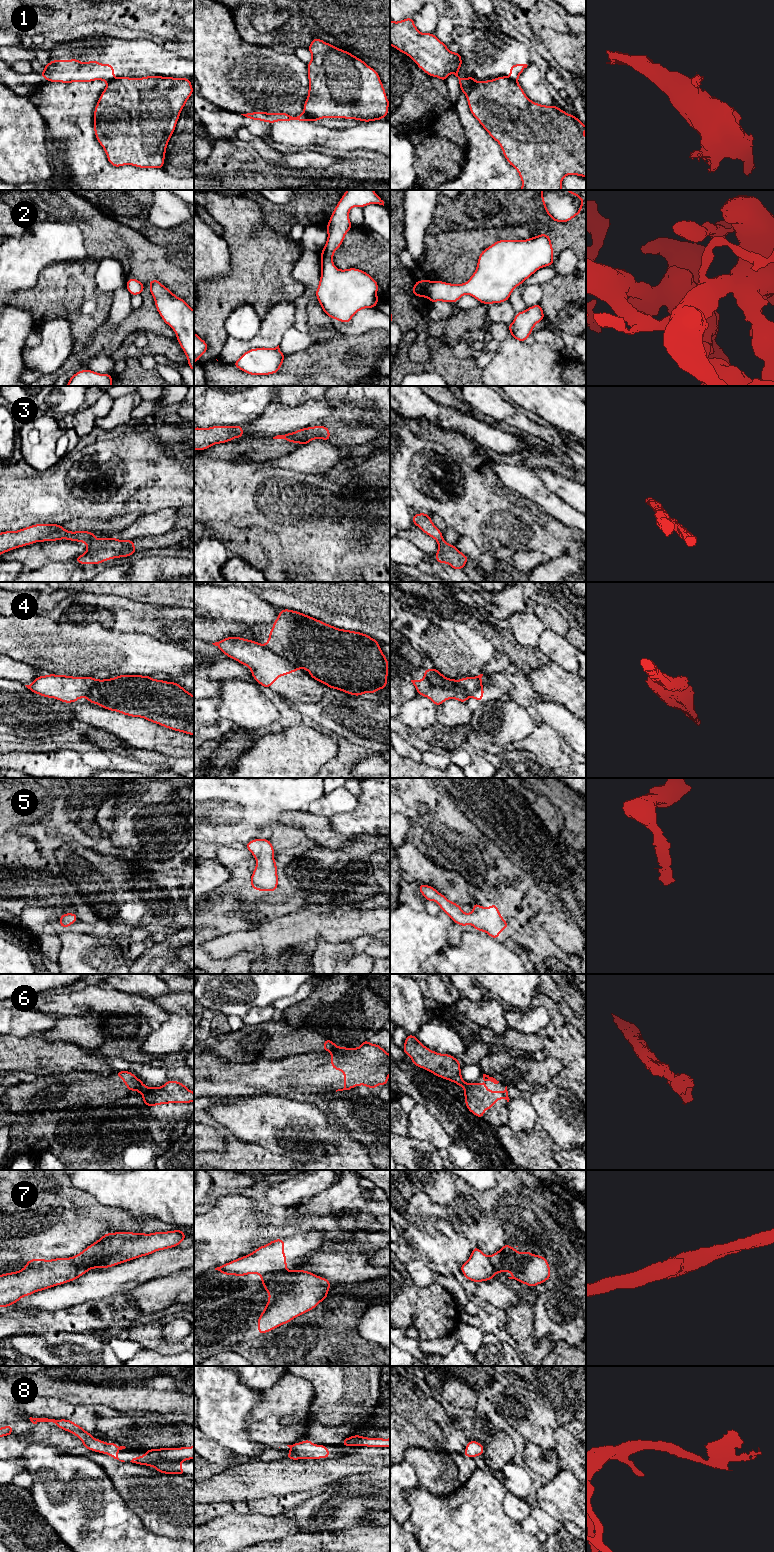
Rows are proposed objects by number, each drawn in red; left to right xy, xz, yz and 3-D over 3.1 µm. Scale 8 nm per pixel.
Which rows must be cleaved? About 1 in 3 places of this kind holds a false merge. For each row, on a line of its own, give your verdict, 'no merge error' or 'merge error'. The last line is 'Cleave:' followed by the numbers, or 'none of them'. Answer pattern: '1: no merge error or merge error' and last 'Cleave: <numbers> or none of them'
1: merge error
2: no merge error
3: merge error
4: merge error
5: no merge error
6: merge error
7: merge error
8: no merge error
Cleave: 1, 3, 4, 6, 7

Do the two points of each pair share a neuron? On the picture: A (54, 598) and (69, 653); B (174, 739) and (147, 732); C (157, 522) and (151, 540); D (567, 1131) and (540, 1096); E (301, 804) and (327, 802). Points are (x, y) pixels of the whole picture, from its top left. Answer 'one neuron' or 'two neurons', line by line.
A: two neurons
B: one neuron
C: two neurons
D: one neuron
E: one neuron

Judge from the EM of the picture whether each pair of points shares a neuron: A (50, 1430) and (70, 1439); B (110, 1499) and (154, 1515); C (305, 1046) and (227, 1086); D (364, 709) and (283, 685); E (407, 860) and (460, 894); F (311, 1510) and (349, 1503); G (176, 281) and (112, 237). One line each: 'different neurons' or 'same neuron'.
A: same neuron
B: different neurons
C: different neurons
D: same neuron
E: same neuron
F: same neuron
G: same neuron

